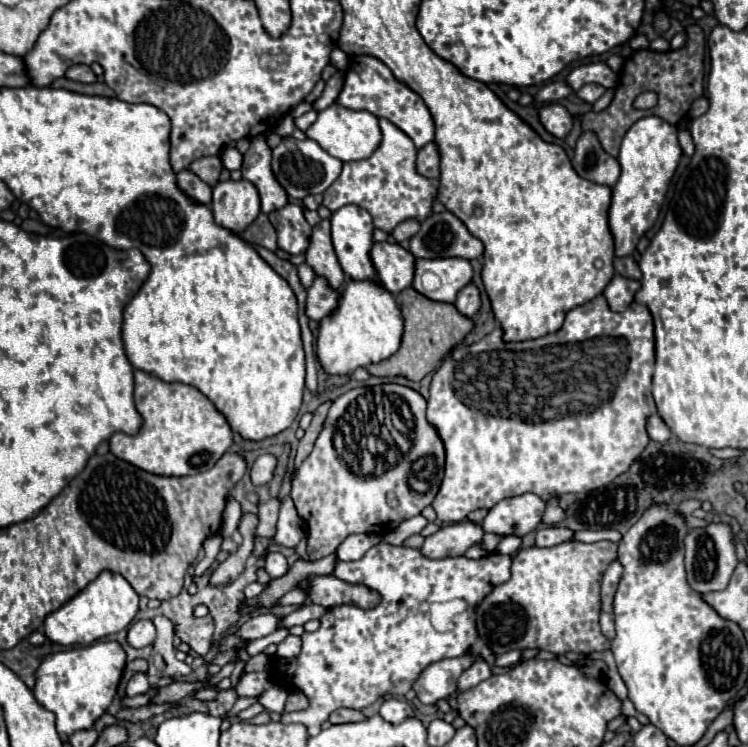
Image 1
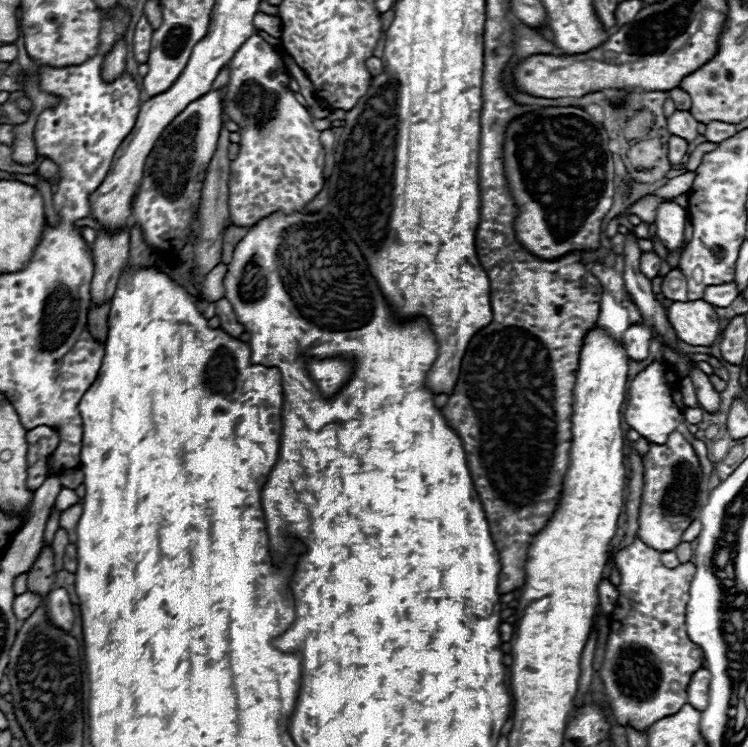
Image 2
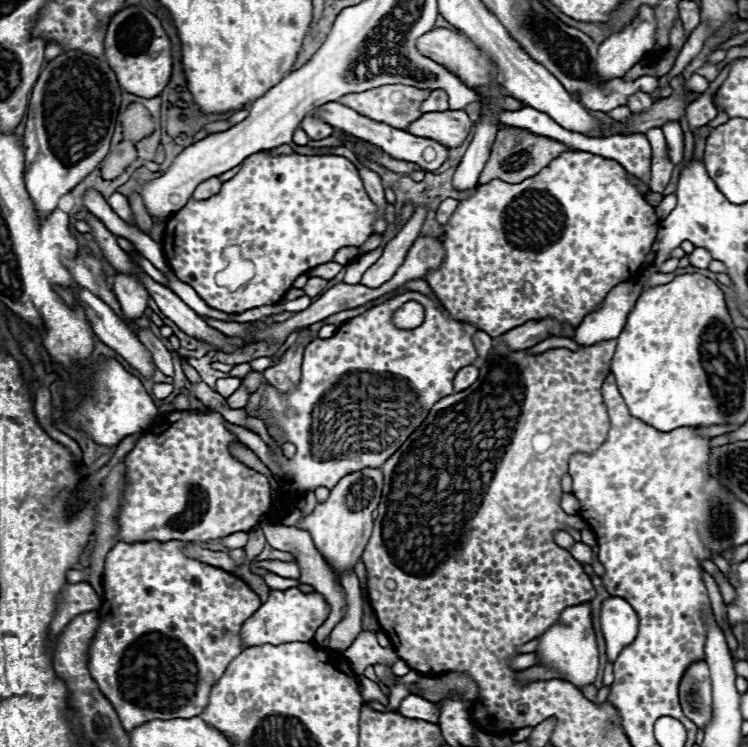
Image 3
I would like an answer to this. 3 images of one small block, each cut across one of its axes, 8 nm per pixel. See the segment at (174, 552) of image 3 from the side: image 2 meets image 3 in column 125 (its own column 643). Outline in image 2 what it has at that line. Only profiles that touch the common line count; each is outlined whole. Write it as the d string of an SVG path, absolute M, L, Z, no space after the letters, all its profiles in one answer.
M634 540L628 548L614 556L620 570L622 582L618 584L618 606L612 614L610 636L606 644L606 656L600 668L600 678L604 682L606 702L618 724L632 724L638 730L648 728L658 718L676 714L688 702L688 684L692 674L704 666L704 652L694 644L686 632L686 604L688 590L694 580L696 568L692 562L680 564L678 568L666 568L660 562L660 552L646 546L642 540Z

